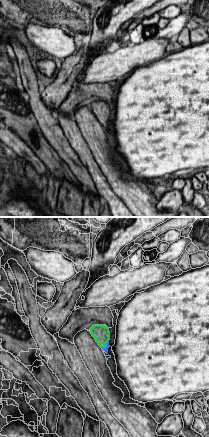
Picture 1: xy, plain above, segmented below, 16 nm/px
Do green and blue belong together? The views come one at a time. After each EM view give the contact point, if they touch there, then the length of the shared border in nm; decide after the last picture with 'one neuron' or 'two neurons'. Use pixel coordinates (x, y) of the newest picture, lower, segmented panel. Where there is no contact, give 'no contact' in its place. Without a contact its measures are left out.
meets green at (106, 345); contact 180 nm long

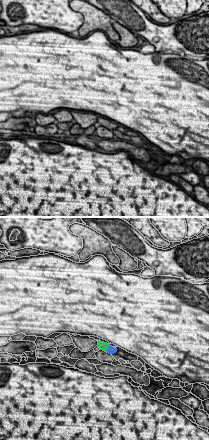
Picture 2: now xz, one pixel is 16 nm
meets green at (107, 348); contact 120 nm long

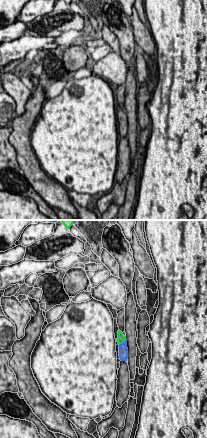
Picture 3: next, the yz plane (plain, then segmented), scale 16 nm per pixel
meets green at (122, 342); contact 150 nm long

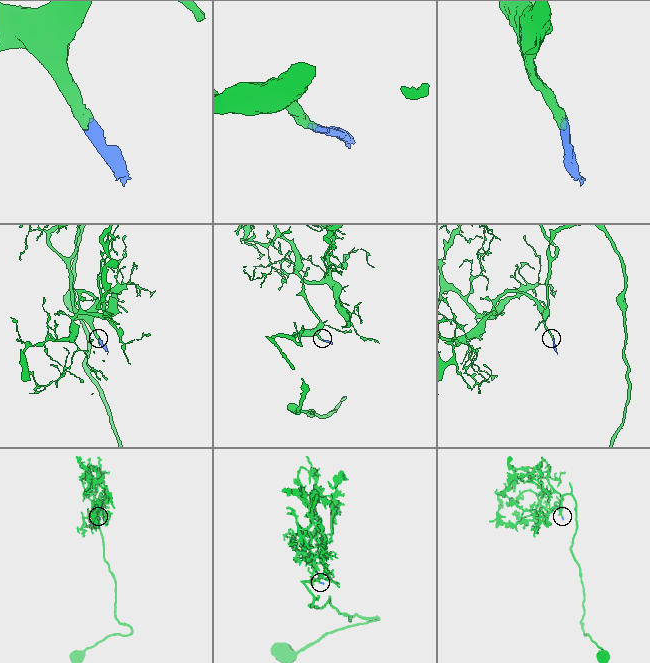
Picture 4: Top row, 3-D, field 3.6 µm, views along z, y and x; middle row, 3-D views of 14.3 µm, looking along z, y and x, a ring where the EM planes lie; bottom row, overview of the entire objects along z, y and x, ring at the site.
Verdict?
one neuron

